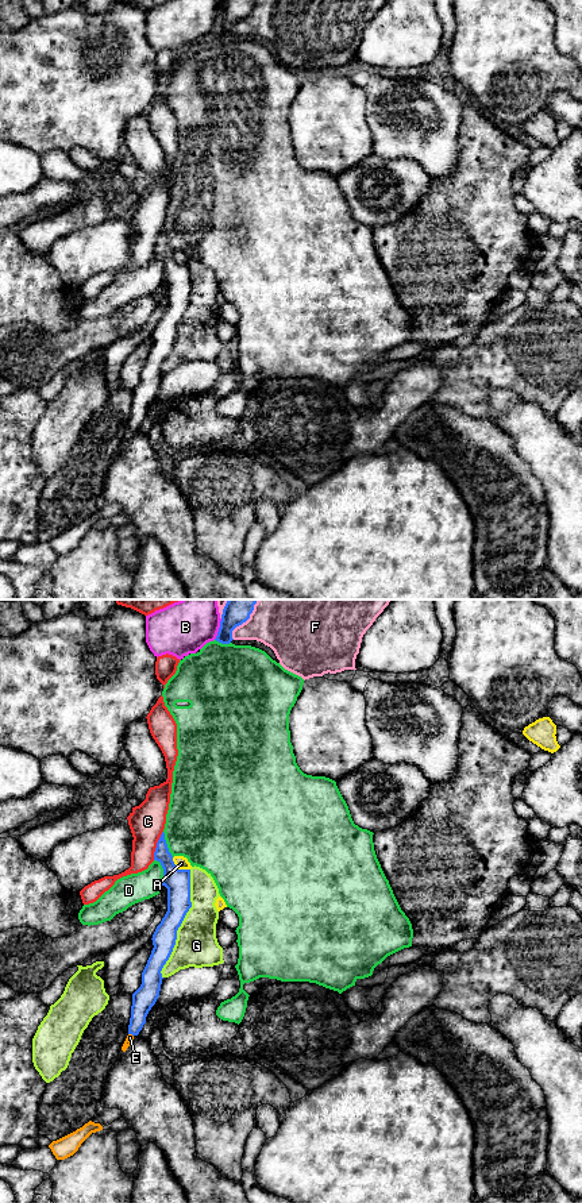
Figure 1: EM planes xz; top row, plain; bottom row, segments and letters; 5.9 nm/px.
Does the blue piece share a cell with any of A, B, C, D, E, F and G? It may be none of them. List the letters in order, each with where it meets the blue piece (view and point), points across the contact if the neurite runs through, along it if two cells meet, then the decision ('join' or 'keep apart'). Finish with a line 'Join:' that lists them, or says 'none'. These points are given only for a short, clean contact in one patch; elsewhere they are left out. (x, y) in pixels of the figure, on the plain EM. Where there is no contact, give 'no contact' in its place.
A: meets blue in xz at (177, 263); keep apart
B: meets blue in xz at (219, 24); border along xz (222, 14), (218, 30), (214, 34); keep apart
C: meets blue in xz at (157, 241); keep apart
D: meets blue in xz at (164, 266); keep apart
E: meets blue in xz at (131, 428); runs through xz (146, 390), (131, 428), (130, 432); join
F: meets blue in xz at (242, 18); keep apart
G: meets blue in xz at (181, 317); keep apart
Join: E

